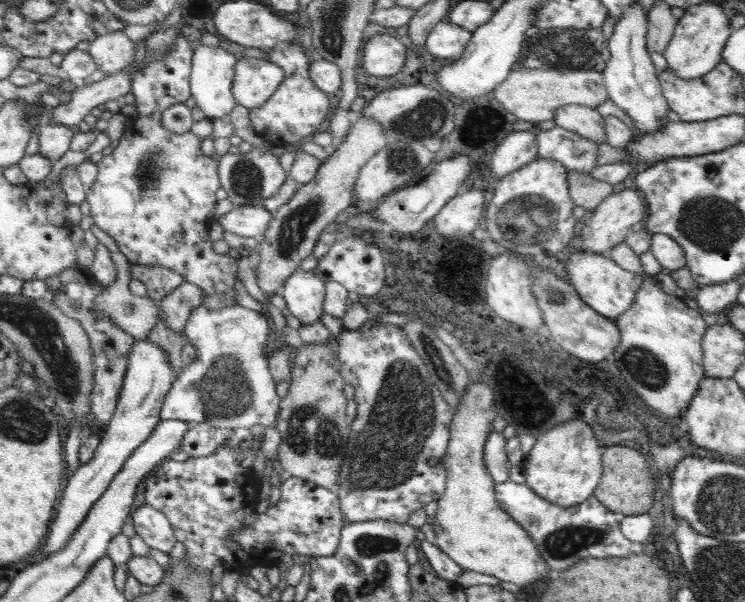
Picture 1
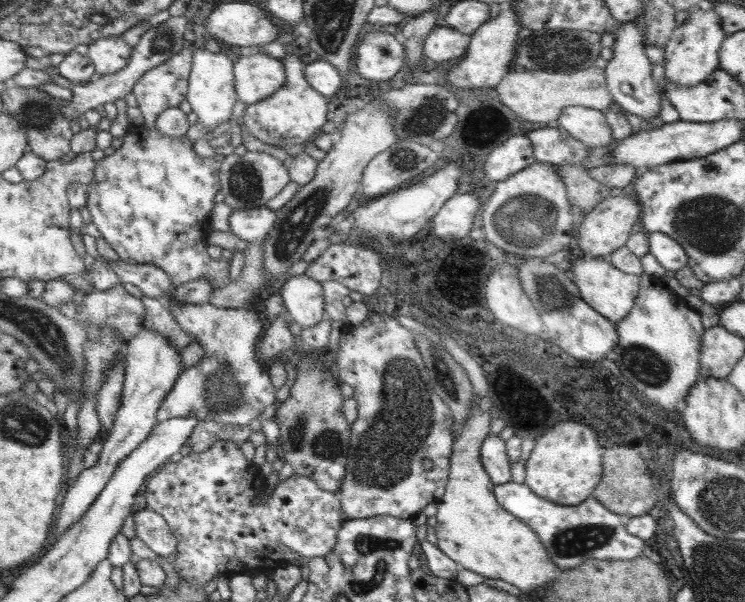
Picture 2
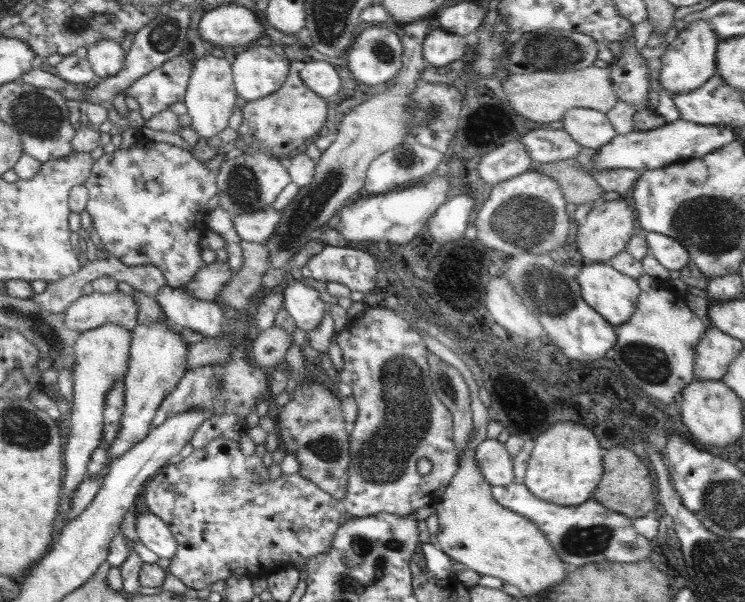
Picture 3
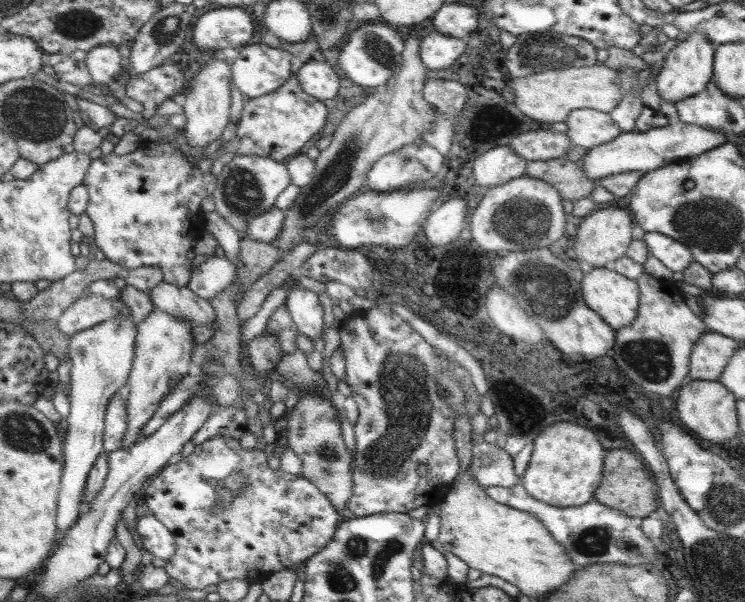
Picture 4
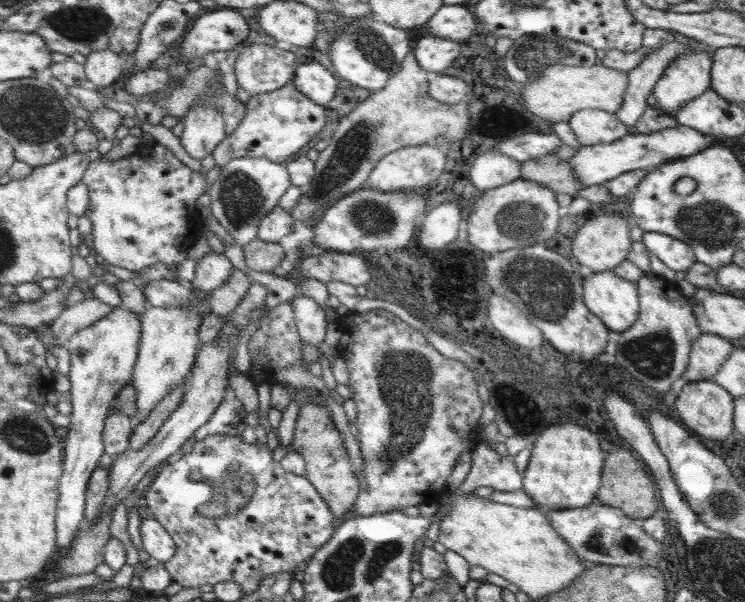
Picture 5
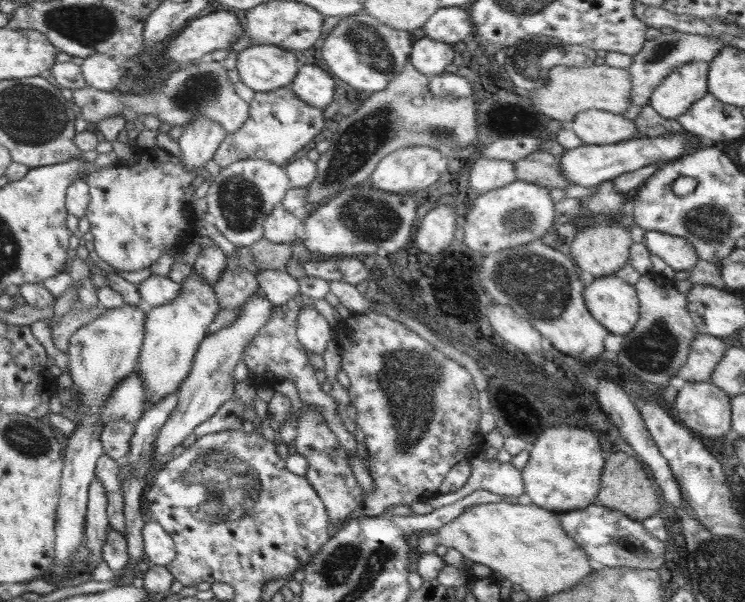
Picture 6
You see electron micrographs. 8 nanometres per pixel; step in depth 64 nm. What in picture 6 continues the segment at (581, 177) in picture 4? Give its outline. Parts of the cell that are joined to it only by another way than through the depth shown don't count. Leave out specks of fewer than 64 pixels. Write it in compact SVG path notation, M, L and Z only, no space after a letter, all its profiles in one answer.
M539 150L514 162L518 180L544 188L568 188L571 182L561 173L561 160L554 155Z

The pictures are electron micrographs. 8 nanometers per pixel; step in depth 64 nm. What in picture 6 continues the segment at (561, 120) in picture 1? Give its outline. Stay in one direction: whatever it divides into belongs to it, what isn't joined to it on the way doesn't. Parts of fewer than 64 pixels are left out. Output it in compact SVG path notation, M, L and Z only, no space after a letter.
M598 109L583 110L576 114L572 122L564 124L574 130L583 144L588 145L614 144L636 138L639 133L634 121L622 114Z

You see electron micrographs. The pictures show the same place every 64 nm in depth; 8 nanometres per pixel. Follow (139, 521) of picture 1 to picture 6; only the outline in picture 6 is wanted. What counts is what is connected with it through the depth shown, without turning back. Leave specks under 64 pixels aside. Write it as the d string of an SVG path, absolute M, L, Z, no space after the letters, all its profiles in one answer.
M148 522L143 526L142 536L147 560L154 565L165 567L176 557L173 539L158 522Z

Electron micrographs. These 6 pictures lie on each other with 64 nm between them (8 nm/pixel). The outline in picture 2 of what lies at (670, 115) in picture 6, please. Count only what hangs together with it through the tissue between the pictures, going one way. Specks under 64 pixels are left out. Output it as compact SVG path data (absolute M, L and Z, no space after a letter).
M706 6L693 9L682 25L673 30L665 45L663 67L665 77L680 86L694 86L710 77L719 68L718 53L727 34L722 28L718 13Z

